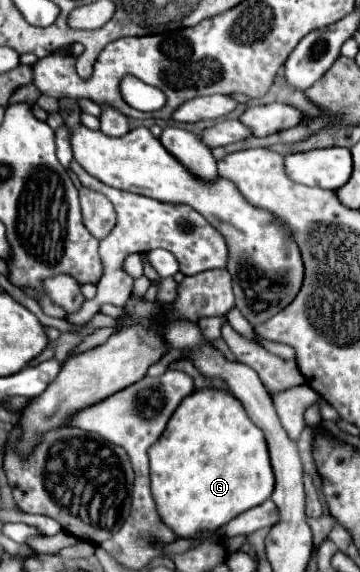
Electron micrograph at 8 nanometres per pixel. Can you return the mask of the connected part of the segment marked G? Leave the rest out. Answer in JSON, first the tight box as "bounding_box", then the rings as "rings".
{"bounding_box":[149,388,275,538],"rings":[[[201,388],[189,394],[177,406],[165,432],[149,450],[151,460],[151,490],[161,514],[161,520],[181,538],[193,536],[199,530],[217,530],[237,514],[263,504],[273,488],[275,476],[269,462],[269,450],[263,432],[249,420],[245,408],[233,394],[221,388]]]}

